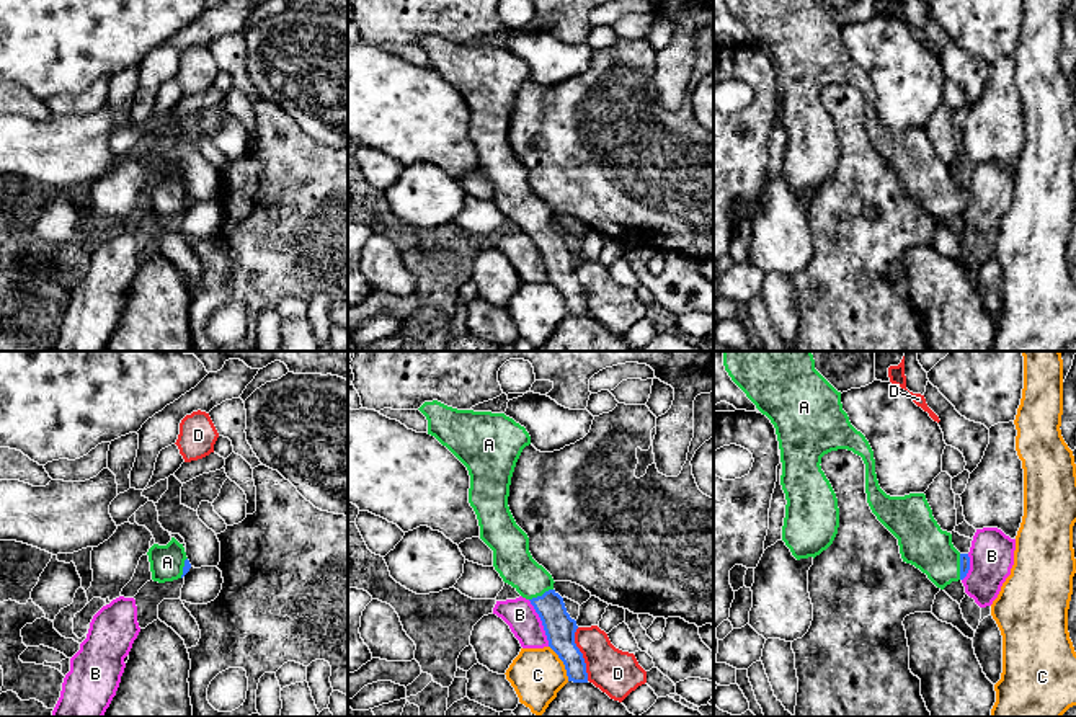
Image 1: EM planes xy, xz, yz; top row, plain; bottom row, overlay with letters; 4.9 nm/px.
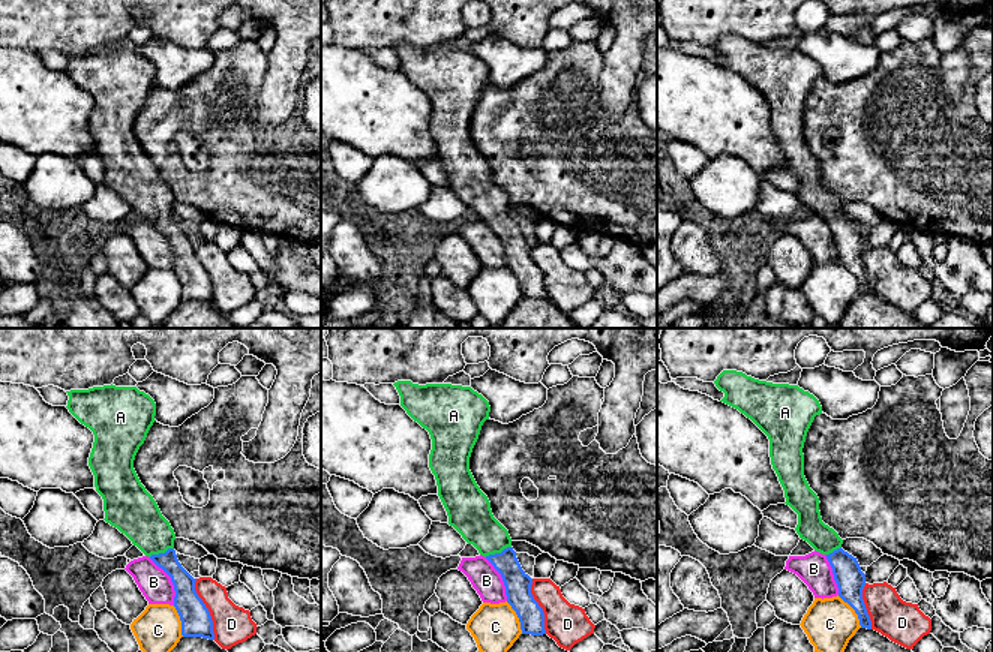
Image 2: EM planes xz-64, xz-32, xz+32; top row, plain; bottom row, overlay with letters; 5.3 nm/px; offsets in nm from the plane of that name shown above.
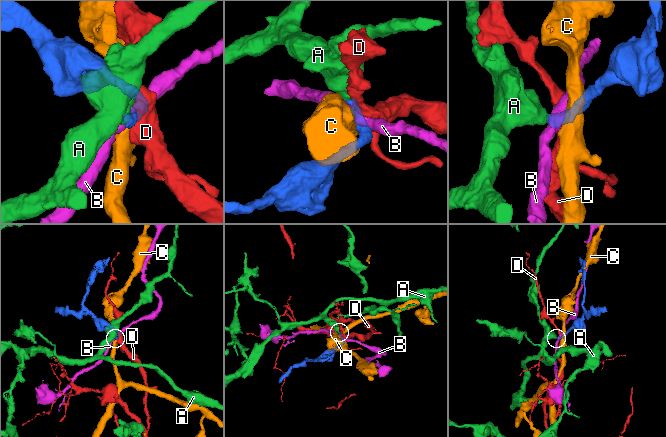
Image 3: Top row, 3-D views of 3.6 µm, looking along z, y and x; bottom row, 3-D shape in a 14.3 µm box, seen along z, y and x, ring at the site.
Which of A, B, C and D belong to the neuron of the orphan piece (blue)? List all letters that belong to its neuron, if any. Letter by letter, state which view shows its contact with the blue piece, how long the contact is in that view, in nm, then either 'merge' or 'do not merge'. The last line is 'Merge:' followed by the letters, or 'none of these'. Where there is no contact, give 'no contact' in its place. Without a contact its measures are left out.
A: meets blue in yz; contact 130 nm long; merge
B: meets blue in xz; contact 260 nm long; do not merge
C: meets blue in xz; contact 200 nm long; do not merge
D: meets blue in xz; contact 280 nm long; do not merge
Merge: A

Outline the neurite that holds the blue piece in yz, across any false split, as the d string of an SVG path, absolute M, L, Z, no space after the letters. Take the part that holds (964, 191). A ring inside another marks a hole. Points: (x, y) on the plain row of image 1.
M725 0L725 5L776 62L782 96L780 119L787 134L782 175L797 194L815 193L838 168L838 132L820 98L825 88L847 83L860 90L865 98L867 137L877 154L898 173L903 196L919 203L940 224L967 211L970 191L960 188L952 178L952 168L940 163L926 129L890 131L880 122L869 75L851 59L843 44L841 26L815 0Z

